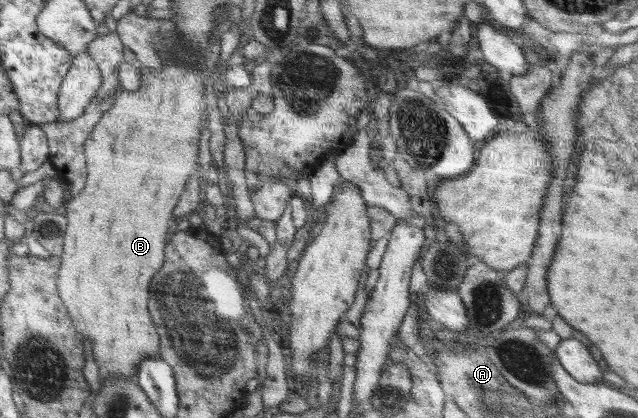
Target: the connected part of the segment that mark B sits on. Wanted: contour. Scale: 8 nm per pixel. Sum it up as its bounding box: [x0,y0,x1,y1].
[58,55,207,380]

